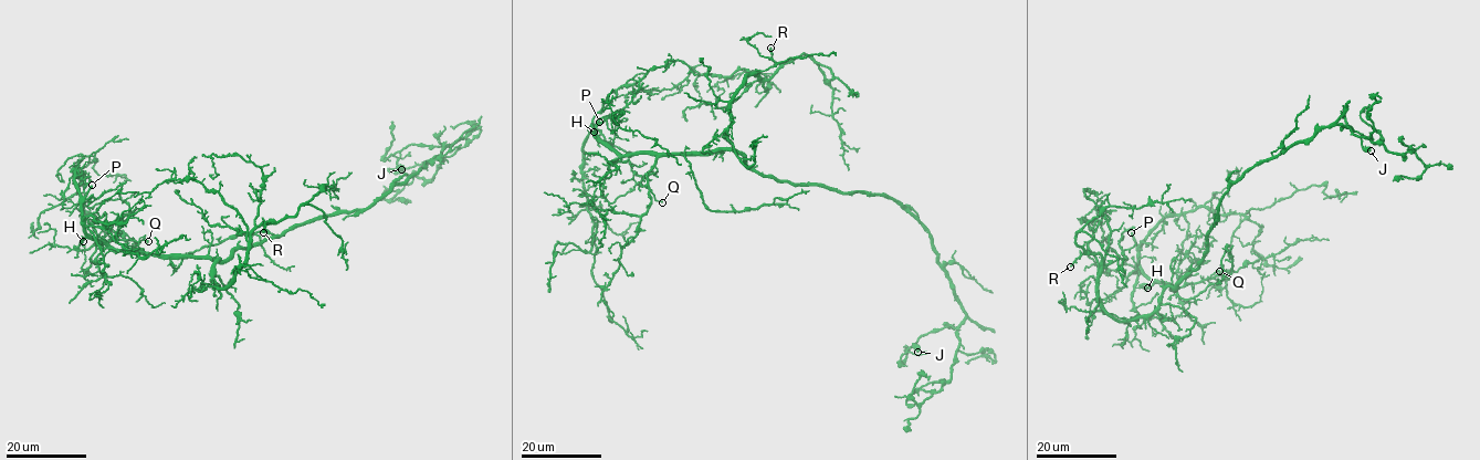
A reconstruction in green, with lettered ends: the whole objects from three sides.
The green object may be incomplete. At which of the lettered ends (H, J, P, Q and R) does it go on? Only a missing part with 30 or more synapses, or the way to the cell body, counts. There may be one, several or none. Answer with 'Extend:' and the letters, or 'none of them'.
Extend: P

